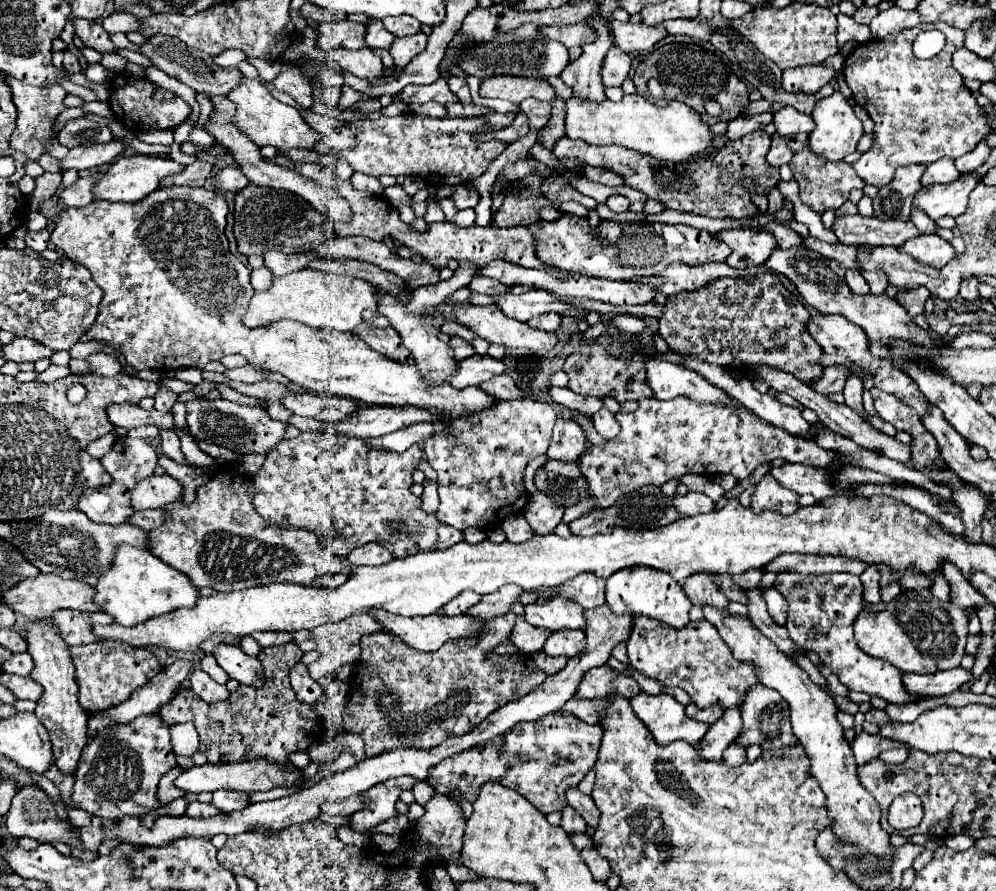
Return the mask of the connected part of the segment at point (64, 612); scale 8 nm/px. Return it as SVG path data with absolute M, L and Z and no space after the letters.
M61 609L61 611L53 613L53 623L59 627L65 643L71 647L71 645L93 643L95 637L91 635L91 623L109 625L109 623L113 623L113 619L101 611L85 613L85 611Z

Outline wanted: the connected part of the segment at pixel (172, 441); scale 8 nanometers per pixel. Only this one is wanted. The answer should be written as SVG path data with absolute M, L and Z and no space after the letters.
M159 429L159 435L161 435L163 453L167 457L171 457L173 461L177 461L177 463L185 463L183 461L183 453L179 449L179 437L175 435L175 431L171 431L171 429Z

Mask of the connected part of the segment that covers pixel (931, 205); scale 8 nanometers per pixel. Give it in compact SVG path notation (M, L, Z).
M969 173L947 185L923 187L913 197L913 207L921 209L931 219L941 219L945 215L959 217L967 209L967 195L979 183L979 177Z

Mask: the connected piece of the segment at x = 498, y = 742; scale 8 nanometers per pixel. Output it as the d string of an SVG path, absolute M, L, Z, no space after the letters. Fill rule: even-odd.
M553 711L543 719L515 725L507 735L491 739L491 743L443 759L431 767L427 783L443 795L457 789L473 801L481 783L499 781L523 795L543 815L561 811L563 805L567 805L565 789L579 785L585 773L595 765L601 733L603 729L599 725L589 725L561 711Z

